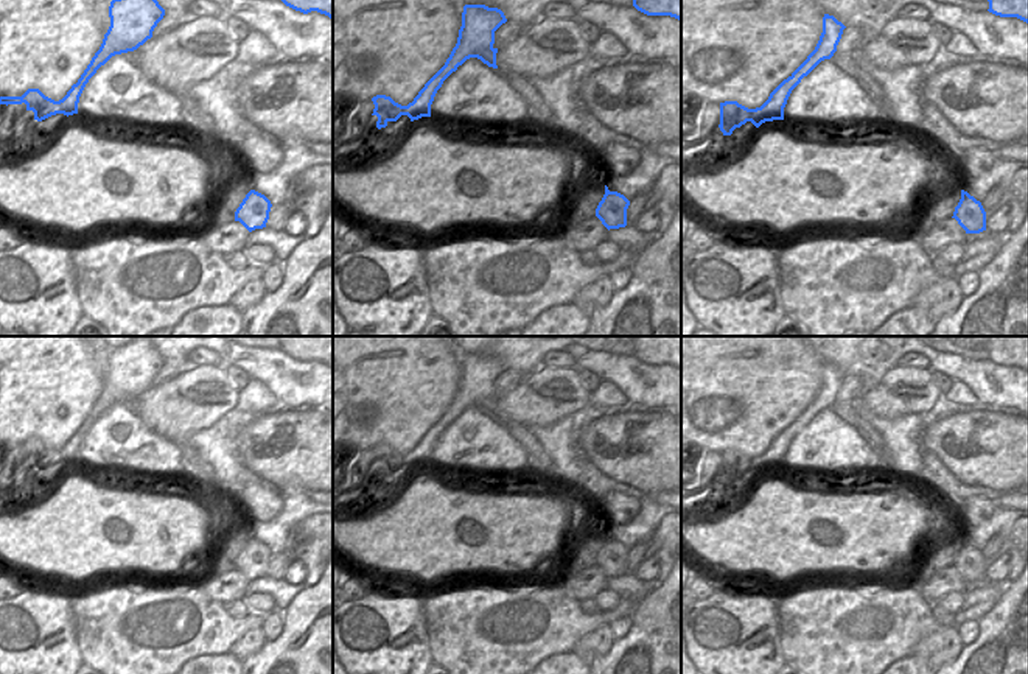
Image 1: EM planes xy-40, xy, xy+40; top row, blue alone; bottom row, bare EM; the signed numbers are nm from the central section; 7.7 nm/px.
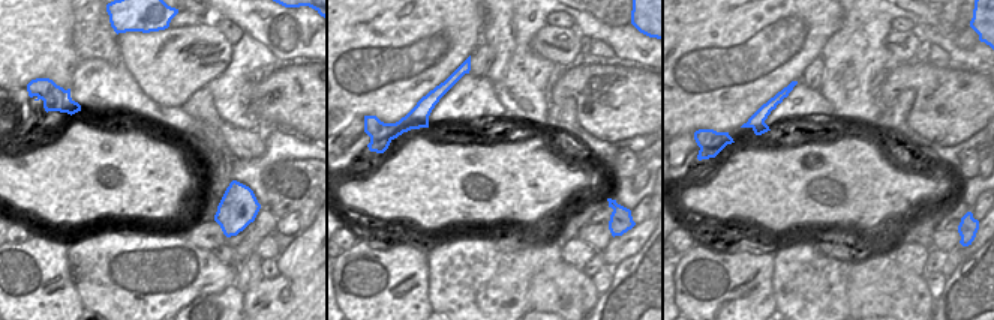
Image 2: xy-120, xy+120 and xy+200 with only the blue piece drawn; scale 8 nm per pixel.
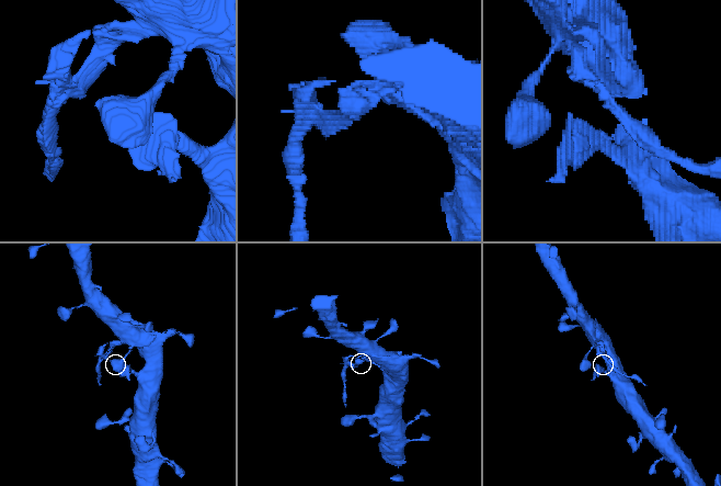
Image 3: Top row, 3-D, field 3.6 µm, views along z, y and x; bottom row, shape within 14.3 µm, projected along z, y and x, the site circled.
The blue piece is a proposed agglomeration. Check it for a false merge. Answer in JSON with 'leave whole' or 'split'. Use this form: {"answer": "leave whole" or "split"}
{"answer": "split"}

